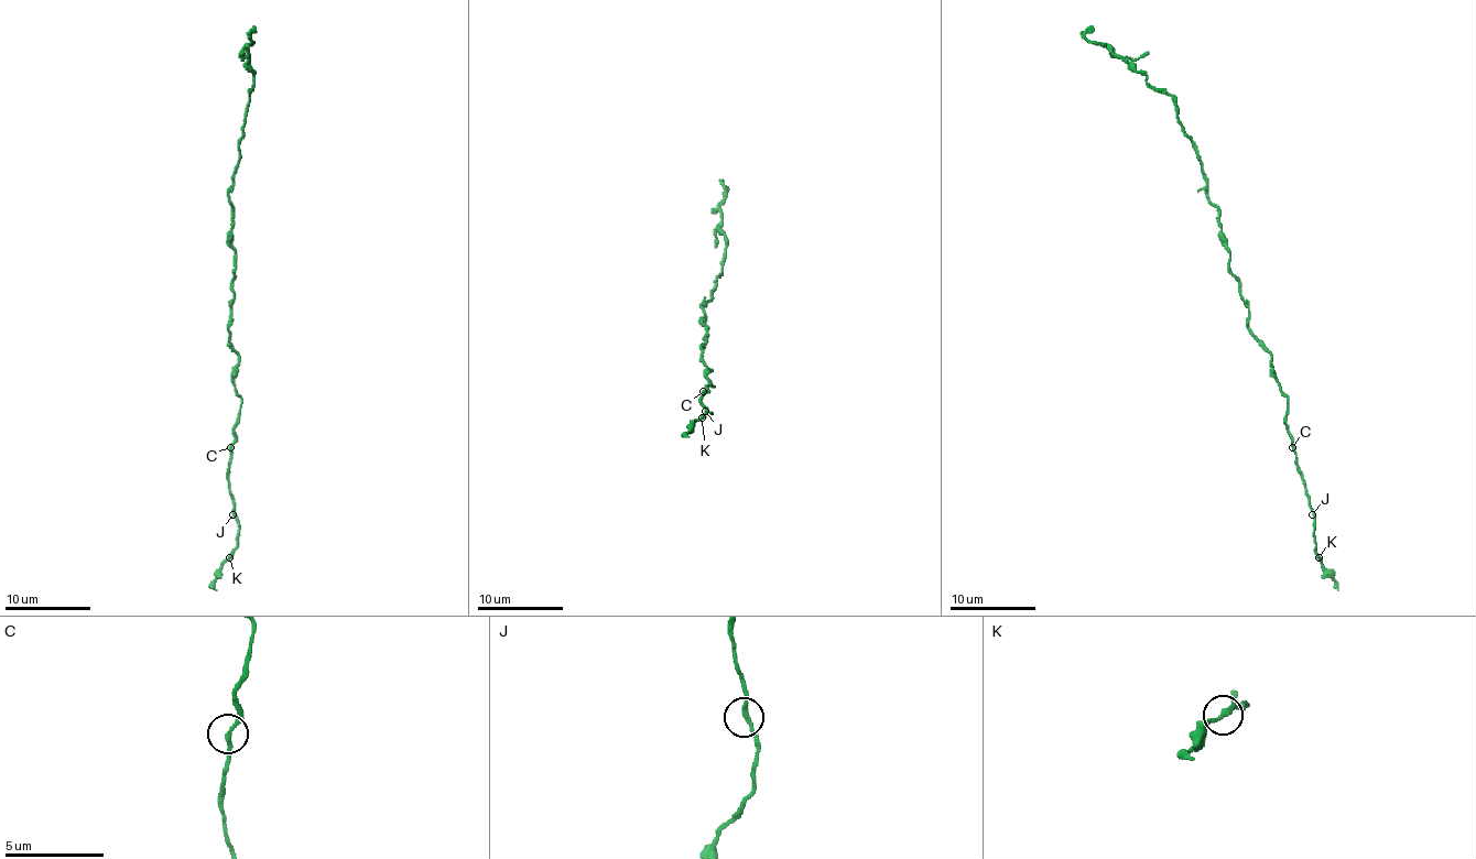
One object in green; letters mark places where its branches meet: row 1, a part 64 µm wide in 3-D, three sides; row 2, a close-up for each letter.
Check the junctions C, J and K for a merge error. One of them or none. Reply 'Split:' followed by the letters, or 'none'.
Split: none

